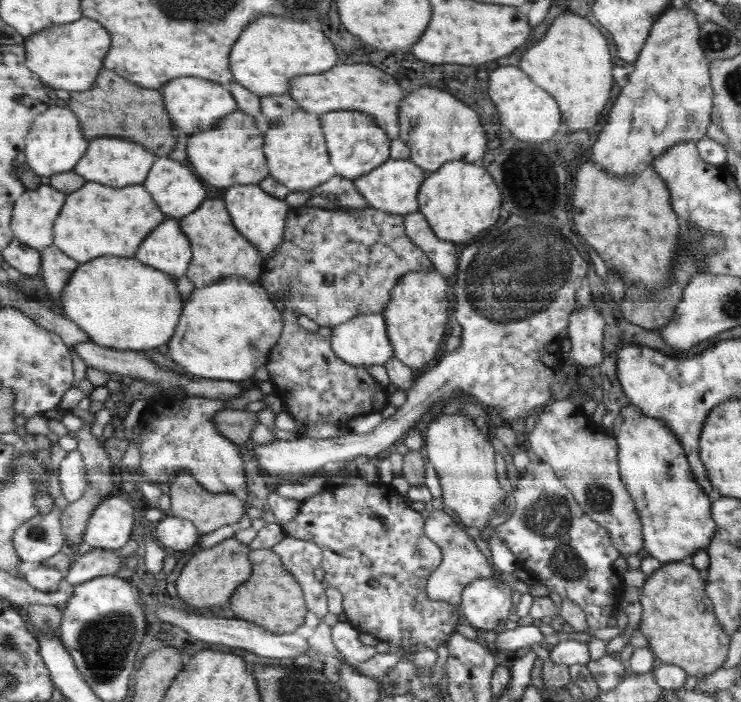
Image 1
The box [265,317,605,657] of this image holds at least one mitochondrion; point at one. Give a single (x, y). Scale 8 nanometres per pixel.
(545, 516)

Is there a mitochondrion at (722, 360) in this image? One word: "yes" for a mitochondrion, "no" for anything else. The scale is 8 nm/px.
no

